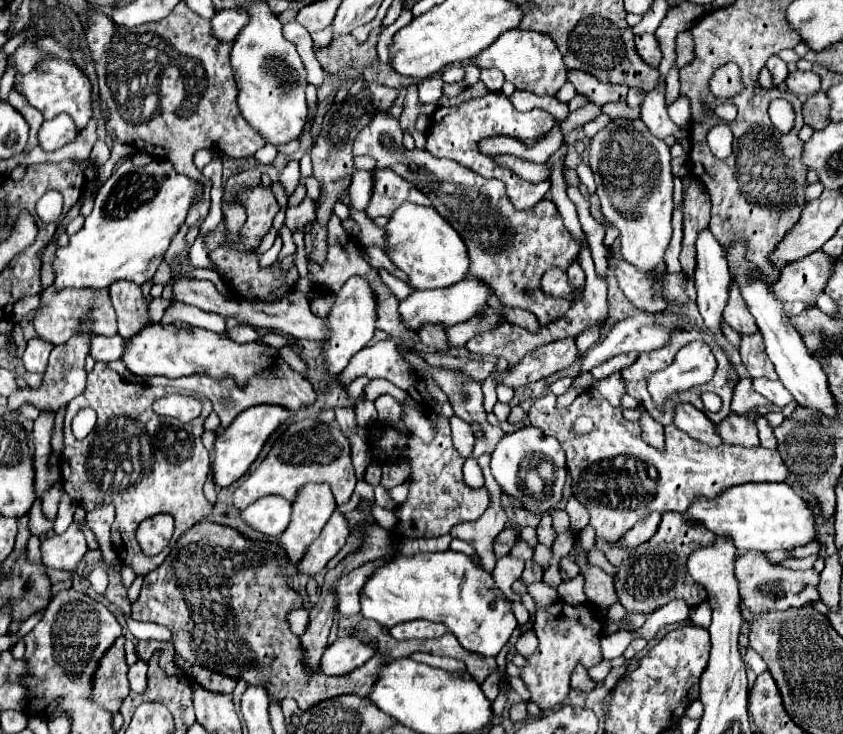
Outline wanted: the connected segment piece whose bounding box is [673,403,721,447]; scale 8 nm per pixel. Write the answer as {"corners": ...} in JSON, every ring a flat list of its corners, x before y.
{"corners":[[681,403,677,407,673,407,675,415,673,415,673,425,679,427,681,431,689,433,693,439,707,443,707,445,721,445,721,437,715,431,715,425,705,417,703,411,695,409,691,403]]}

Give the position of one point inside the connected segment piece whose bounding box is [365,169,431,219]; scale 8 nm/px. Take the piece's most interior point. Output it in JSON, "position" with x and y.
{"position":[389,190]}

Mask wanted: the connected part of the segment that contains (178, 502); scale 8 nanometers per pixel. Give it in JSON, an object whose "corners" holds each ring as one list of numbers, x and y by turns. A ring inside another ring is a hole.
{"corners":[[95,363,95,367,87,373,85,393,67,405,63,425,63,489,85,511,93,511,101,505,115,507,117,515,111,525,111,543,117,549,123,565,129,565,135,575,141,577,159,567,169,555,169,547,155,557,143,555,135,541,135,529,143,519,149,519,161,511,171,513,175,519,175,533,169,545,173,545,179,535,207,517,213,509,203,495,211,459,209,451,201,443,201,433,205,431,203,423,211,411,207,411,207,405,203,405,201,417,181,425,177,419,159,417,153,413,151,405,161,395,161,387,127,383,109,365],[83,407,97,411,97,425,83,441,77,441,71,433,71,419]]}

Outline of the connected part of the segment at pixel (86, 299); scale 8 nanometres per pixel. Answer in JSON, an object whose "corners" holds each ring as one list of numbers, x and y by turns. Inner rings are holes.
{"corners":[[53,287,45,289,41,293,41,307,35,313,35,331,39,333,41,339,53,343,53,345,61,345,67,339,71,339,71,335,75,335,79,331,81,321,89,317,93,321,91,325,91,333,93,335,117,335,117,319,115,319,115,309,111,305,111,297,109,291,79,291,79,289,63,289,63,291,55,291]]}

